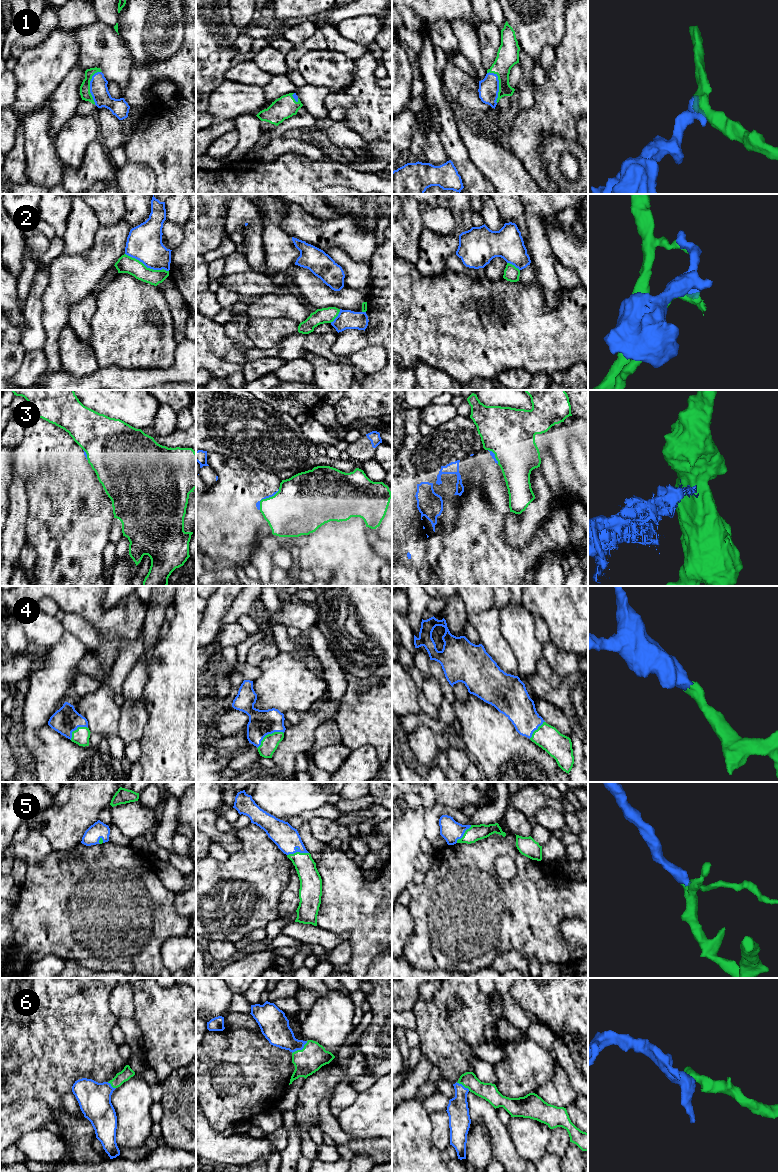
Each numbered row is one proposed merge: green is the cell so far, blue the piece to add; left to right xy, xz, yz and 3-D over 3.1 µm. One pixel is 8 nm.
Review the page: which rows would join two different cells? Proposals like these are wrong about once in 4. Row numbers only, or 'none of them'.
2

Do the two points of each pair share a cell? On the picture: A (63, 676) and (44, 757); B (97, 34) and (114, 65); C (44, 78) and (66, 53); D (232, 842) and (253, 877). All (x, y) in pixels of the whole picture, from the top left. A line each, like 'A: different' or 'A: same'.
A: different
B: same
C: same
D: different

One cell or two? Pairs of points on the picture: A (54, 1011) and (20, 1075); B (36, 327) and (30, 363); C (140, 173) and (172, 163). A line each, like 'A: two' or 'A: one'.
A: one
B: two
C: two

